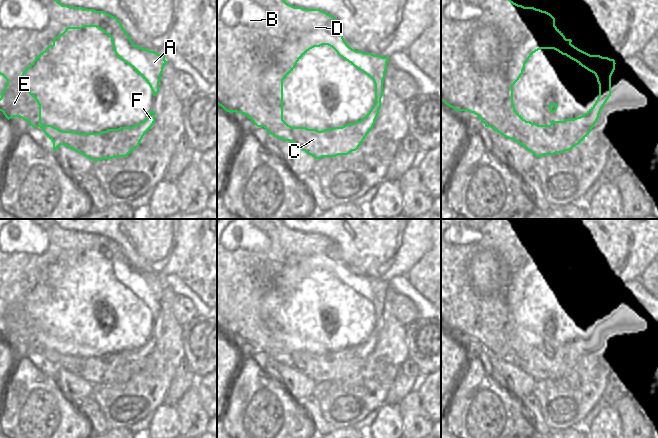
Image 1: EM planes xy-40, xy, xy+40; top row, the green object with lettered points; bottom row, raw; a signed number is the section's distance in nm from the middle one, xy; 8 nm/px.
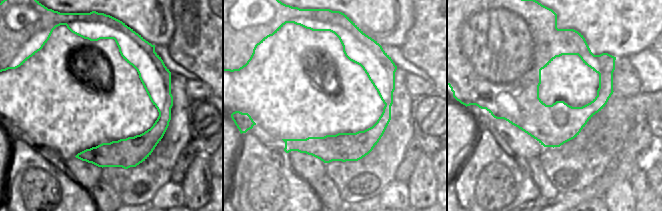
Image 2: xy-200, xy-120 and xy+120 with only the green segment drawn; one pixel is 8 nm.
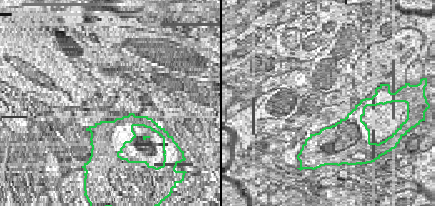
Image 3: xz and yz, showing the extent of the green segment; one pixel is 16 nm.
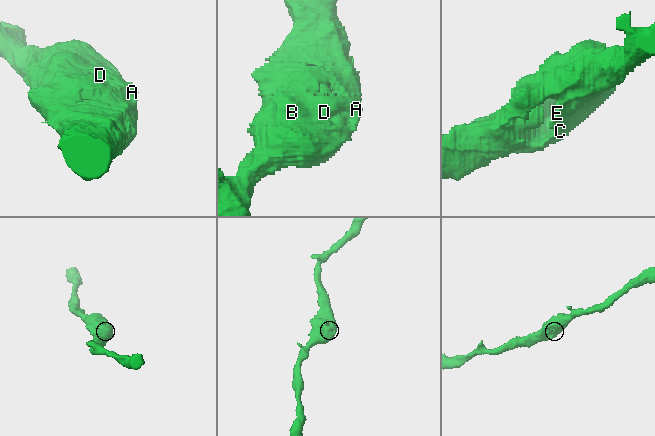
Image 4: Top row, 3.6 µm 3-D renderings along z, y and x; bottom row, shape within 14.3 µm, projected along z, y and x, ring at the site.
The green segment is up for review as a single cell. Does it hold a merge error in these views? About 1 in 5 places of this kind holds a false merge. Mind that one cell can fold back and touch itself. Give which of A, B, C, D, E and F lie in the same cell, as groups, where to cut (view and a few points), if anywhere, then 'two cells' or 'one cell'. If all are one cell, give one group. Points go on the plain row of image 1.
groups A B C D E F; cut none; one cell

